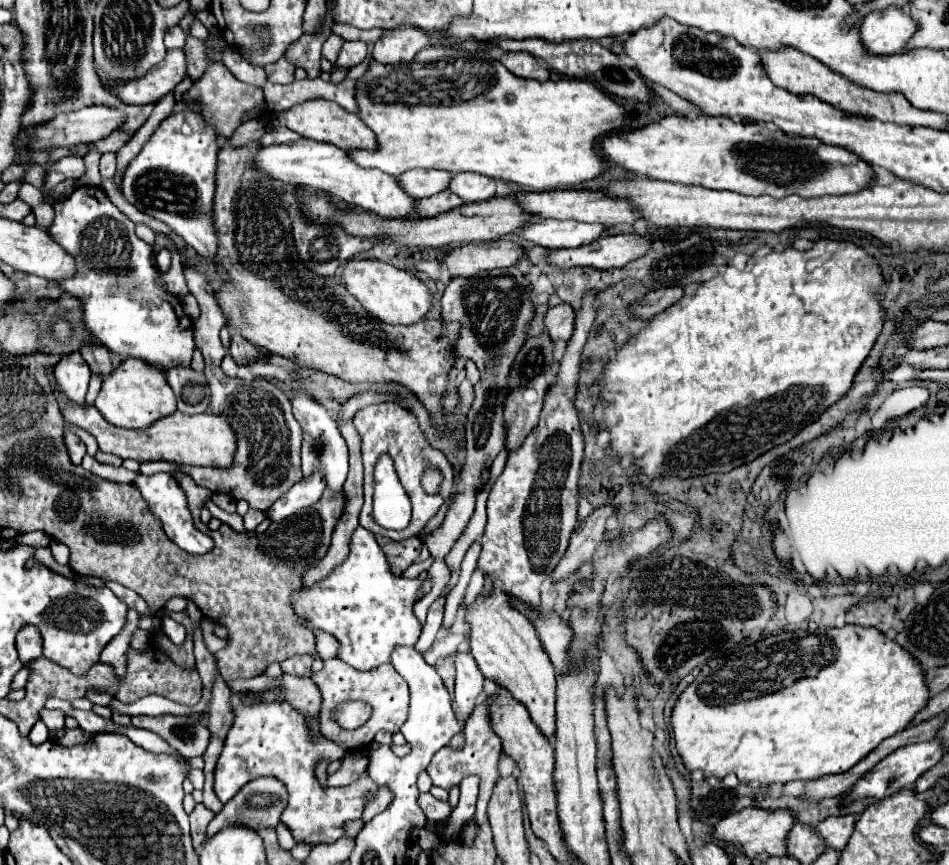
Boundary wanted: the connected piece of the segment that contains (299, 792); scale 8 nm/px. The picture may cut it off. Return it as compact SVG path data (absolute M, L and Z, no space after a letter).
M232 693L230 705L234 711L234 725L226 733L224 749L214 771L214 791L218 799L226 803L248 781L260 775L274 775L290 791L290 801L282 815L282 823L290 827L298 843L334 843L340 839L342 825L362 815L366 795L378 789L376 783L368 775L362 775L348 787L332 787L328 791L320 787L314 773L316 765L320 761L342 757L348 749L332 743L332 739L326 735L320 735L318 715L304 719L304 715L300 715L300 711L294 707L288 707L284 699L272 699L266 703L258 693Z

